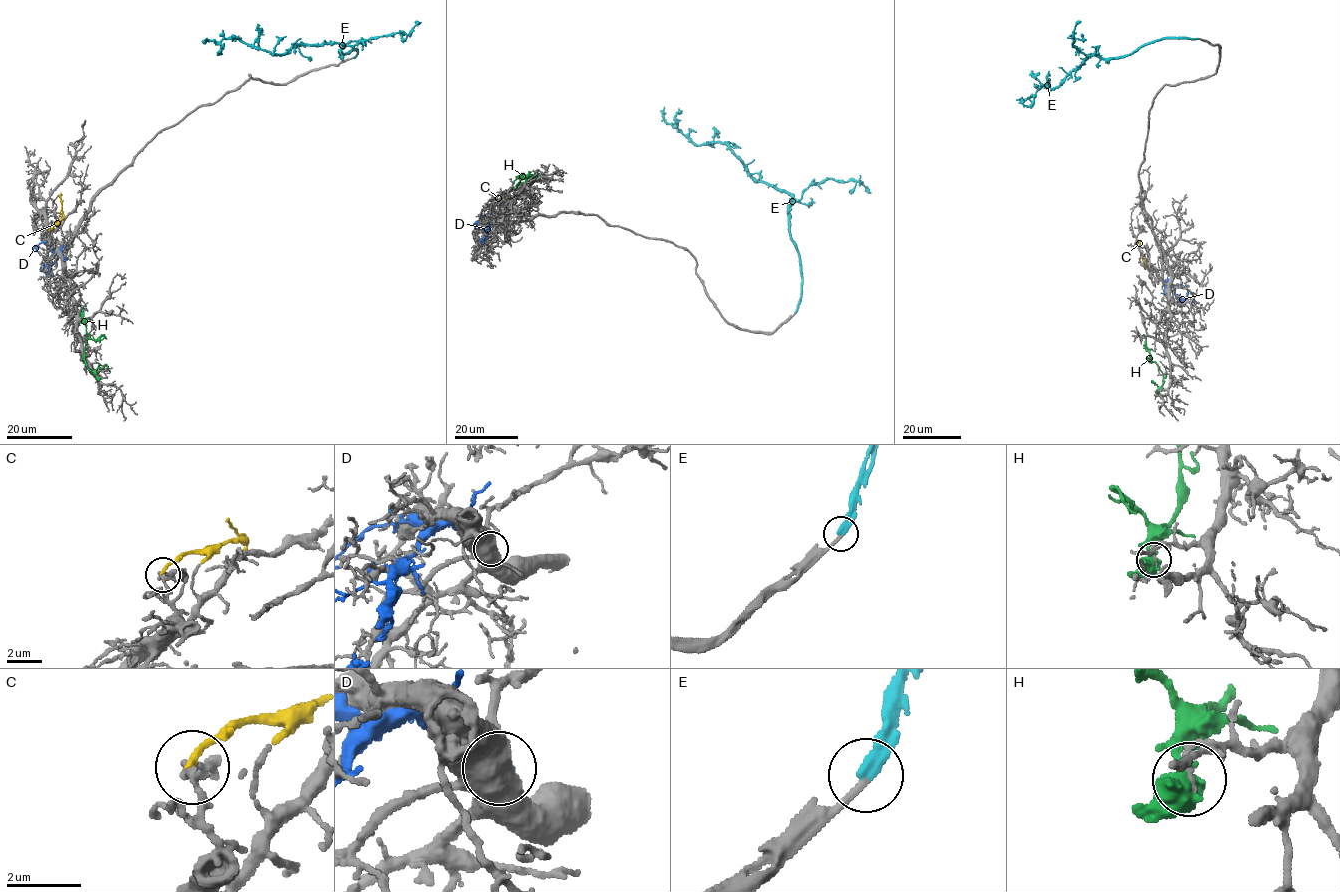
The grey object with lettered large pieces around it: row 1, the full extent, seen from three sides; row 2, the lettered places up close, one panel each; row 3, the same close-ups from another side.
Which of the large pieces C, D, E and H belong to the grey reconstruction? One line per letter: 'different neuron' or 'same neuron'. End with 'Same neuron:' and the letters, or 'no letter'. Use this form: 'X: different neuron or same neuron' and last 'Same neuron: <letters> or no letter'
C: different neuron
D: different neuron
E: same neuron
H: different neuron
Same neuron: E

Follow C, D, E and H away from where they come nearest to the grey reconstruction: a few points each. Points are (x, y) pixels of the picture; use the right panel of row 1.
C: (1152, 272), (1142, 260), (1137, 240)
D: (1169, 279), (1166, 284), (1183, 299), (1187, 291), (1182, 282)
E: (1198, 39), (1159, 39), (1128, 54), (1088, 56), (1059, 85), (1040, 87), (1031, 104), (1025, 105), (1019, 98)
H: (1159, 392), (1162, 372), (1150, 361), (1143, 334)

